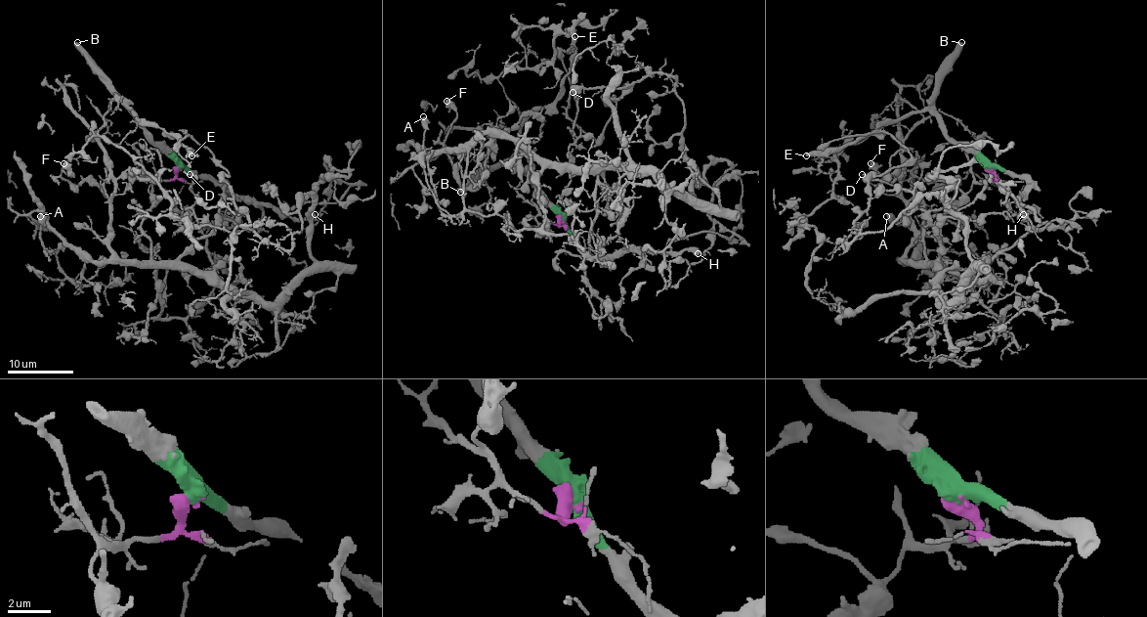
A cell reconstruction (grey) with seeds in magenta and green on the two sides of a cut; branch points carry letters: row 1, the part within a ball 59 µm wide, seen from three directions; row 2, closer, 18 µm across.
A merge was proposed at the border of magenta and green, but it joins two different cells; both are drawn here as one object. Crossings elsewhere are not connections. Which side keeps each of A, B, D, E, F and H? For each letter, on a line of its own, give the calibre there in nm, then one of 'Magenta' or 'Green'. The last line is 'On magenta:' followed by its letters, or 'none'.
A: Thickness 600 nm. Magenta
B: Thickness 550 nm. Green
D: Thickness 440 nm. Magenta
E: Thickness 440 nm. Green
F: Thickness 650 nm. Magenta
H: Thickness 700 nm. Green
On magenta: A, D, F

